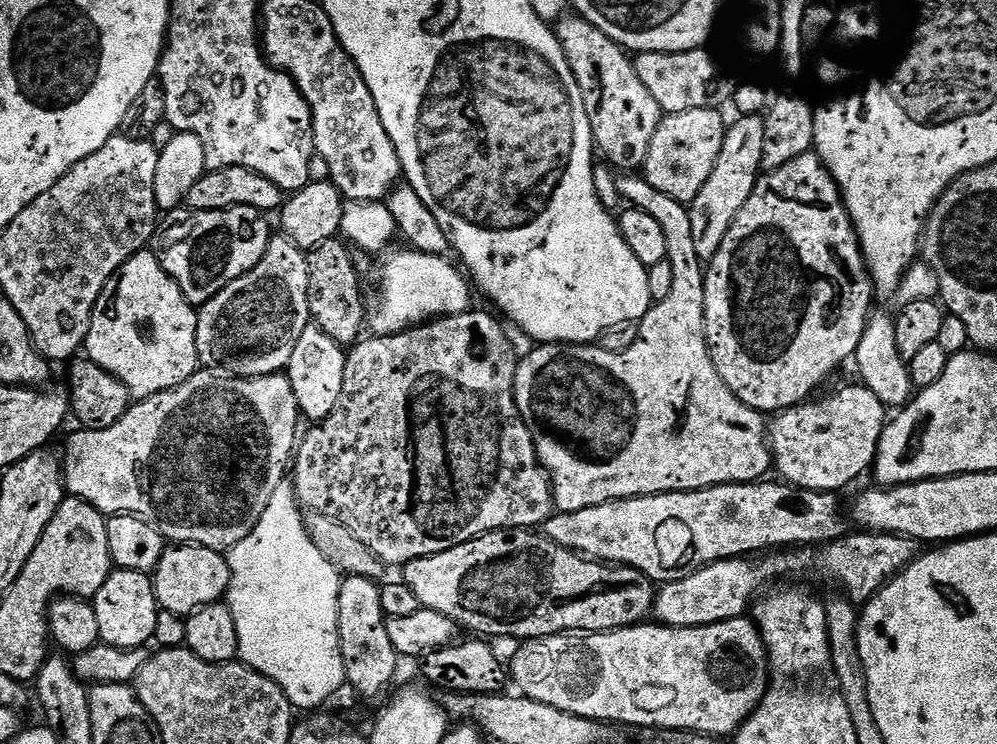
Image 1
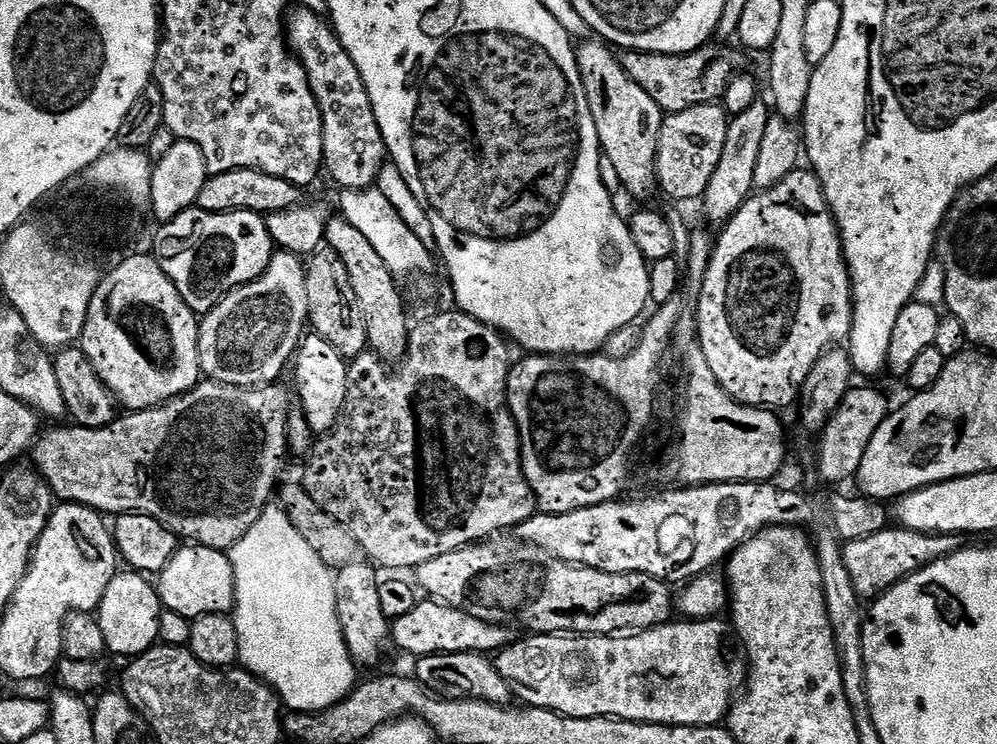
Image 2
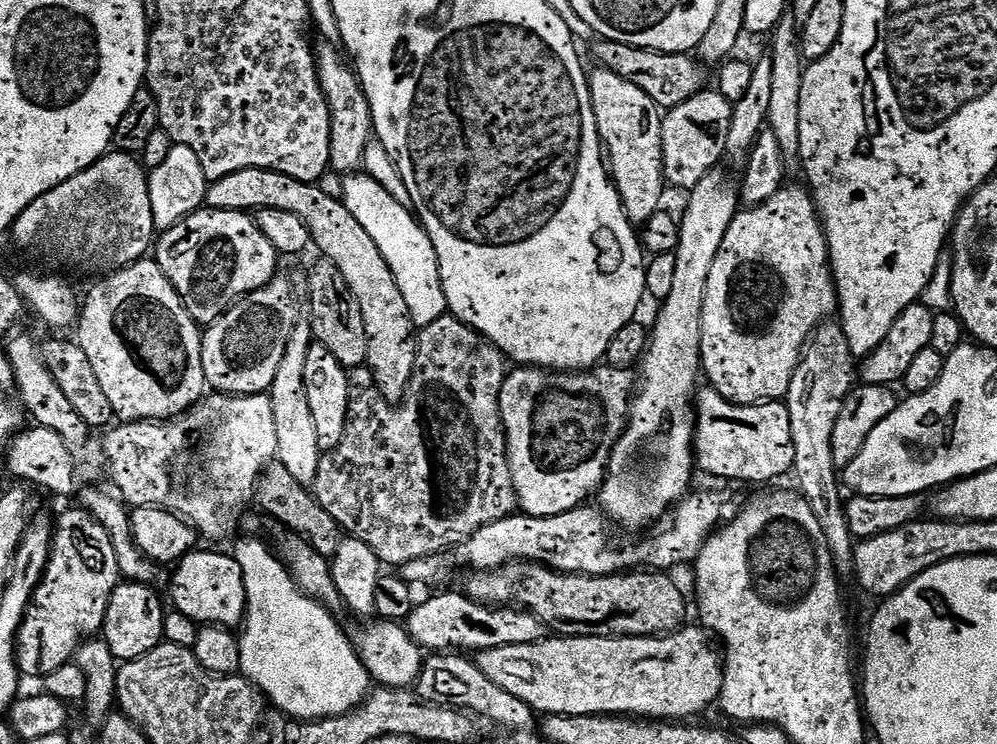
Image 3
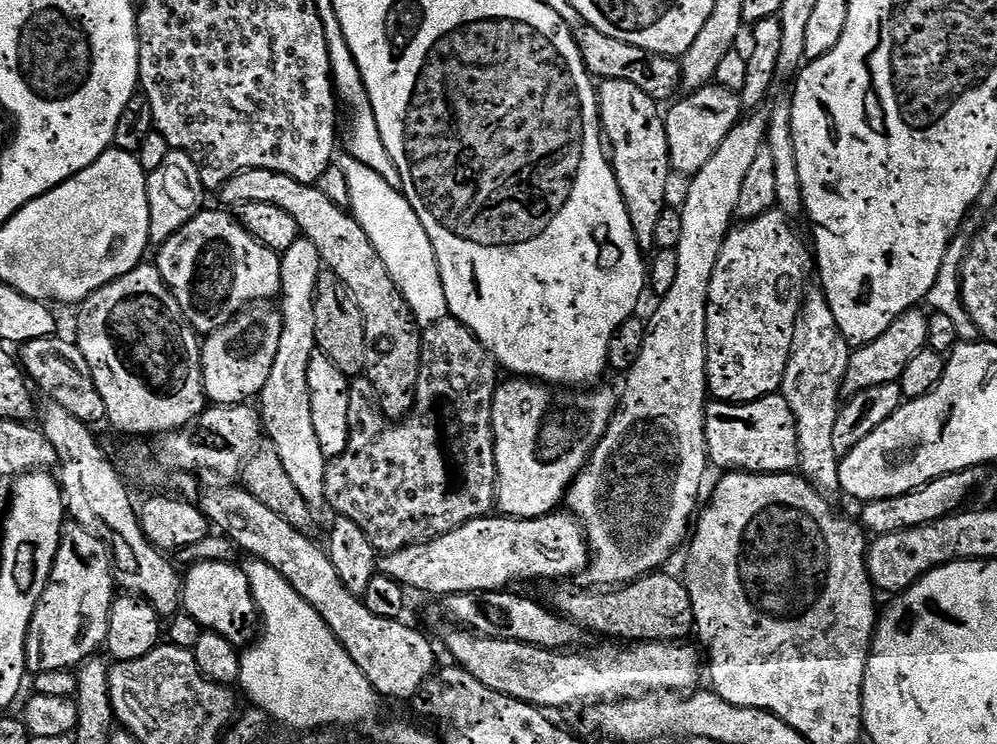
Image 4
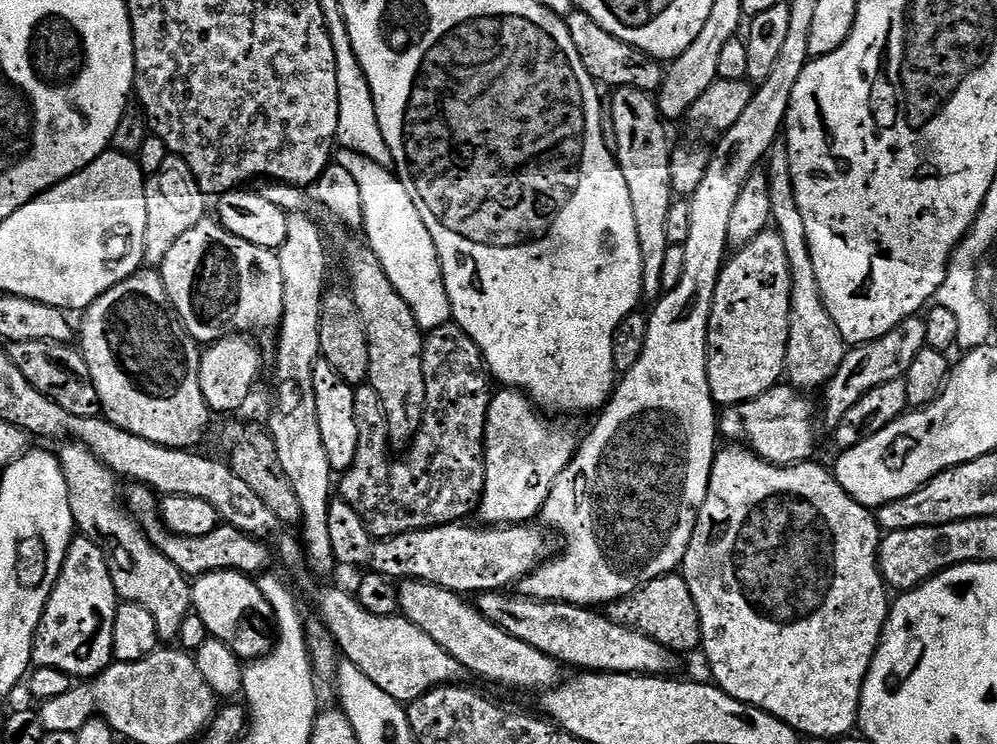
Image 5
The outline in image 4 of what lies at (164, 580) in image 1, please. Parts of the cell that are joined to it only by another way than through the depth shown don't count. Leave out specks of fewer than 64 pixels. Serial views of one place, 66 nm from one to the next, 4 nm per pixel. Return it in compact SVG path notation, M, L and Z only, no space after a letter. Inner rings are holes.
M206 560L191 565L187 569L188 576L186 572L182 580L182 608L187 616L200 624L201 629L222 634L222 638L226 638L234 645L248 646L258 635L258 613L248 576L239 563L237 565L232 563L228 560Z

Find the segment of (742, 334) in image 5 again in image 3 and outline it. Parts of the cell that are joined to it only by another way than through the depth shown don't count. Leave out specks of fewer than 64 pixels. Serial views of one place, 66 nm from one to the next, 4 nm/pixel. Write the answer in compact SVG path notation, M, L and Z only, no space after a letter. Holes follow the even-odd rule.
M790 184L780 187L774 198L737 211L730 222L730 230L726 230L726 238L722 238L718 258L714 258L714 266L710 266L710 278L706 278L706 298L702 298L700 367L706 380L708 376L710 387L732 404L783 401L812 333L838 308L820 213L807 187Z

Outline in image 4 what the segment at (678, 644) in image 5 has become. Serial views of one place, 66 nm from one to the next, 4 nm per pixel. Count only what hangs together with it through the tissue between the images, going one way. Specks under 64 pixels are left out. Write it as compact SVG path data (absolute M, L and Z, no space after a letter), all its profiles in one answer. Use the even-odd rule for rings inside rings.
M657 570L649 575L641 576L639 580L633 580L631 584L613 587L611 590L588 590L592 592L583 592L580 588L564 588L556 597L550 601L551 607L559 612L561 616L565 616L567 620L572 620L580 625L581 629L597 632L600 636L613 636L616 640L624 640L620 642L684 642L691 637L694 632L694 614L692 613L692 603L690 602L690 594L688 586L683 579L667 576L667 571Z

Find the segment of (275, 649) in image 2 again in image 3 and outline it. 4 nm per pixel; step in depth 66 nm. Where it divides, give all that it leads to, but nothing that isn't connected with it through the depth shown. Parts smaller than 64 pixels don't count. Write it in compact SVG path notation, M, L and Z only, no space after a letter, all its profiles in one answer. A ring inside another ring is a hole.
M244 538L240 545L234 549L234 555L238 566L244 575L244 585L246 586L246 602L248 603L248 611L242 625L242 635L239 637L240 642L240 672L243 677L253 684L266 697L267 703L273 709L286 713L287 716L292 716L295 720L324 720L328 716L341 716L347 712L351 712L353 708L358 707L363 702L364 697L370 691L370 677L367 670L362 666L360 656L355 650L353 641L344 634L343 630L336 625L337 617L329 612L324 605L319 604L317 600L312 600L304 595L296 586L296 581L293 580L287 568L284 567L283 561L275 555L268 553L268 548L262 541L256 540L260 538Z

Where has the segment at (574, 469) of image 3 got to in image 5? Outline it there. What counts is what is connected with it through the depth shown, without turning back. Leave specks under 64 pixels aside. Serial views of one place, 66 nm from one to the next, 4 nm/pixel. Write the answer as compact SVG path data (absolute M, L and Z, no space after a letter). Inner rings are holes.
M500 390L491 397L485 416L483 461L484 488L478 508L485 525L520 526L539 515L556 476L578 447L578 435L572 428L548 433L536 421L534 405L523 392Z

